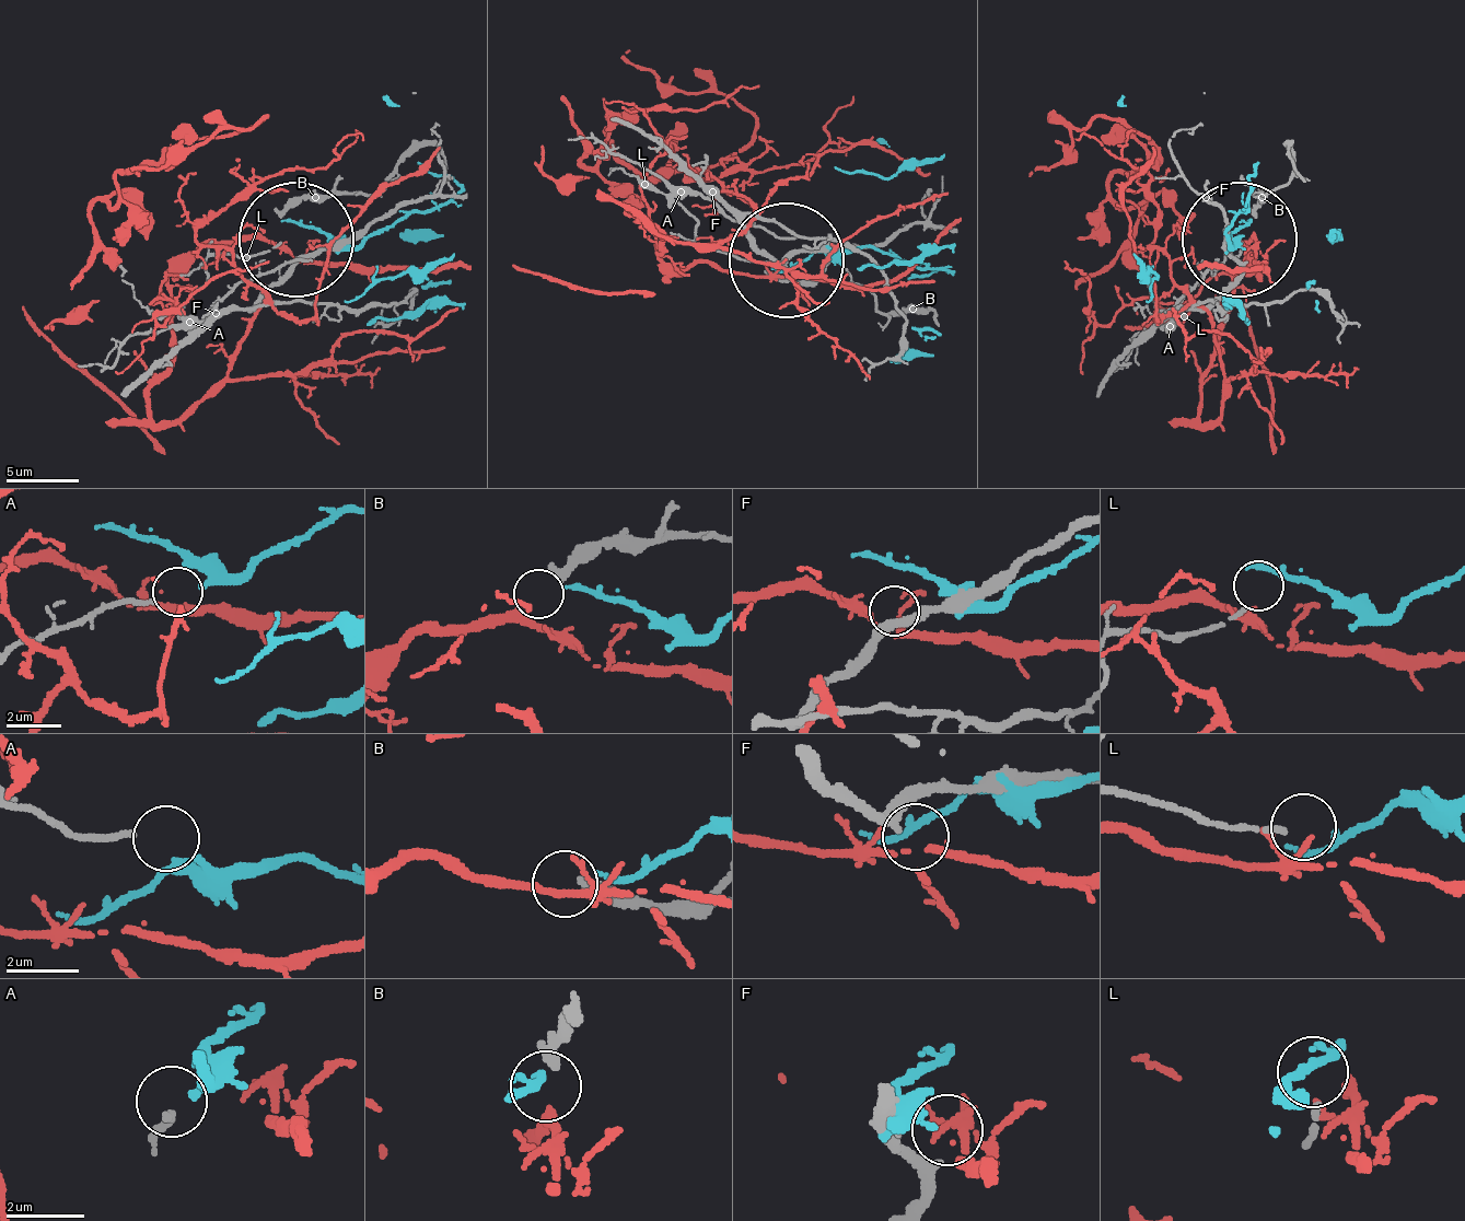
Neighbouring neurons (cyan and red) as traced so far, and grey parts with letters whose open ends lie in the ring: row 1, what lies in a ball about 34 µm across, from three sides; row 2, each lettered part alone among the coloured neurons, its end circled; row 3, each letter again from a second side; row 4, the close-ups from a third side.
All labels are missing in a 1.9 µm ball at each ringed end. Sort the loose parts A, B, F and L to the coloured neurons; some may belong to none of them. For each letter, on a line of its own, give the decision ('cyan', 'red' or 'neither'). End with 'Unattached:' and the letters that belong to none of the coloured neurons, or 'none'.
A: cyan
B: red
F: neither
L: neither
Unattached: F, L

